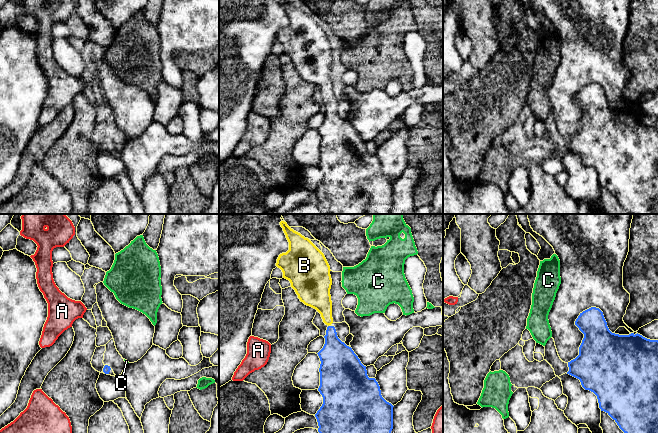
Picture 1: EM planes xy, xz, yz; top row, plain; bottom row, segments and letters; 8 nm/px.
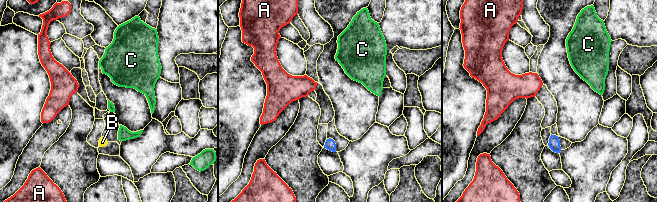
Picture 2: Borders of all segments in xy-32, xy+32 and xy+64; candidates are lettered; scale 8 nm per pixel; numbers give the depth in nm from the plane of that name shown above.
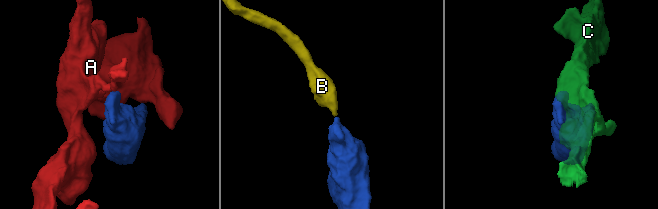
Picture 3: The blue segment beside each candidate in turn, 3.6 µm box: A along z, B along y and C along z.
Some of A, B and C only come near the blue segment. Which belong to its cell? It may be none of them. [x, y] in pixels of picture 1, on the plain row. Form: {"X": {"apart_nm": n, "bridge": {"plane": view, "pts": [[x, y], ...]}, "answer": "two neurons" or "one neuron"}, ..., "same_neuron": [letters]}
{"A": {"apart_nm": 320, "bridge": {"plane": "xz", "pts": [[392, 202], [431, 202]]}, "answer": "two neurons"}, "B": {"apart_nm": 0, "answer": "one neuron"}, "C": {"apart_nm": 130, "bridge": {"plane": "xy", "pts": [[110, 144], [124, 136]]}, "answer": "two neurons"}, "same_neuron": ["B"]}

